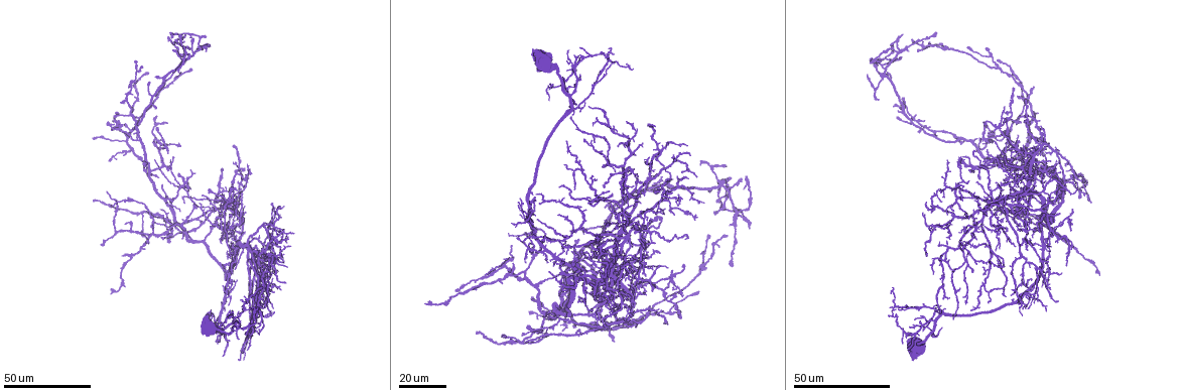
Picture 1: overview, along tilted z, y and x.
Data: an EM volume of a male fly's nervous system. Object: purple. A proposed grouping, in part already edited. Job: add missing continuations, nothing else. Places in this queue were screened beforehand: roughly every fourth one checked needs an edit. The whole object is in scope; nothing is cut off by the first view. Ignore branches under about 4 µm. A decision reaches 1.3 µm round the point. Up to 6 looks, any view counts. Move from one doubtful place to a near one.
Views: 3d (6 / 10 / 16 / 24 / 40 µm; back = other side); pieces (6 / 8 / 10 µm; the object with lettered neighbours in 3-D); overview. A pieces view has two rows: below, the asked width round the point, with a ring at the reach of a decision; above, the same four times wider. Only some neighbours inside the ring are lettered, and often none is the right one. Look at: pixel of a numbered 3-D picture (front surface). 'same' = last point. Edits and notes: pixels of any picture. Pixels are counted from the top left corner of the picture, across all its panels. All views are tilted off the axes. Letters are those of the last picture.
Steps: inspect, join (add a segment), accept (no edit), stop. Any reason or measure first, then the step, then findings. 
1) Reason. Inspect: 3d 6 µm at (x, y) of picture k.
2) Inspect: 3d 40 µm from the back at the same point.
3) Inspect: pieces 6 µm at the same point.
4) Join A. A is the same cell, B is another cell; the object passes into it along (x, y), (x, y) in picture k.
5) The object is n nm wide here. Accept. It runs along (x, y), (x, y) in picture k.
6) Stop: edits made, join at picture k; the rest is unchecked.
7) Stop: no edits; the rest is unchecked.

End of a long branch. Inspect: 3d 24 µm at (1017, 117) of picture 1.

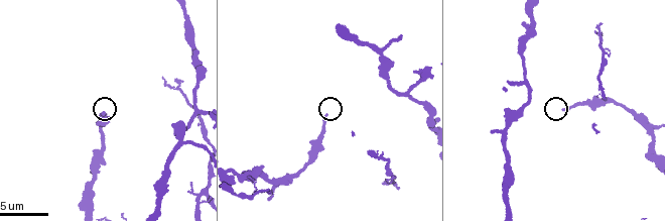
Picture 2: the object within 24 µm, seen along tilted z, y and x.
Inspect: pieces 6 µm at (104, 111) of picture 2.

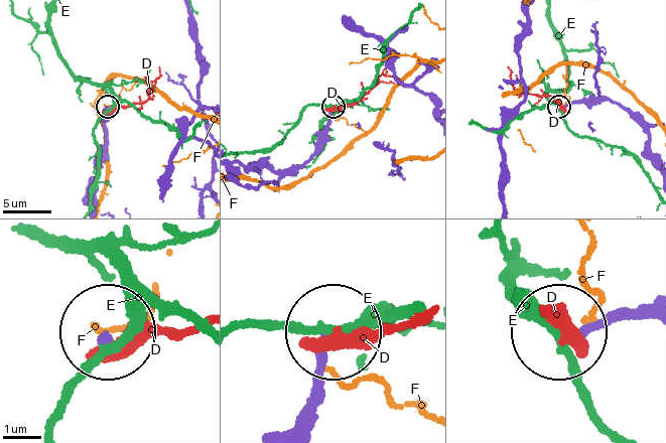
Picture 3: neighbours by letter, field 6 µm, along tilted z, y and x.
The object is 200 nm wide here. Accept. D, E and F are other cells; no lettered segment goes on from it.

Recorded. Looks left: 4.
Tapers out. Inspect: 3d 24 µm at (579, 47) of picture 1.

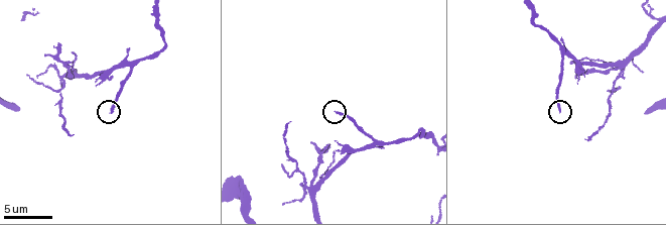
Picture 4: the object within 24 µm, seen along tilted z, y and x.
Inspect: pieces 6 µm at (110, 109) of picture 4.

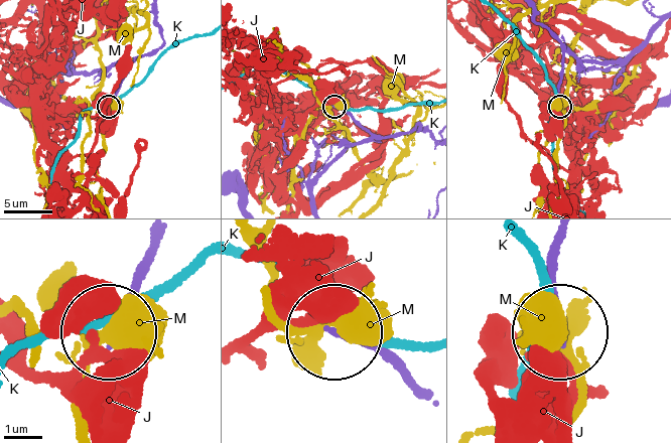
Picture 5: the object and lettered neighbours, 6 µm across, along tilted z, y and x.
The object is 180 nm wide here. Accept. J, K and M are other cells; it runs along (154, 253), (111, 332) in picture 5; none of them fits.

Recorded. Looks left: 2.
Inspect: 3d 40 µm at (157, 176) of picture 1.

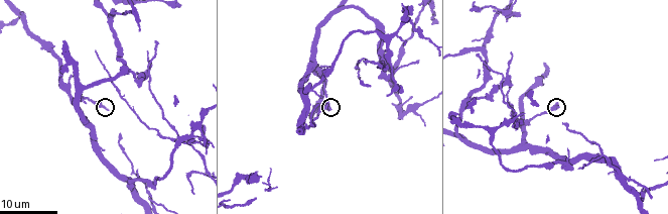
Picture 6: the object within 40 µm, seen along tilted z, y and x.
What lies round it. Inspect: pieces 8 µm at (332, 110) of picture 6.

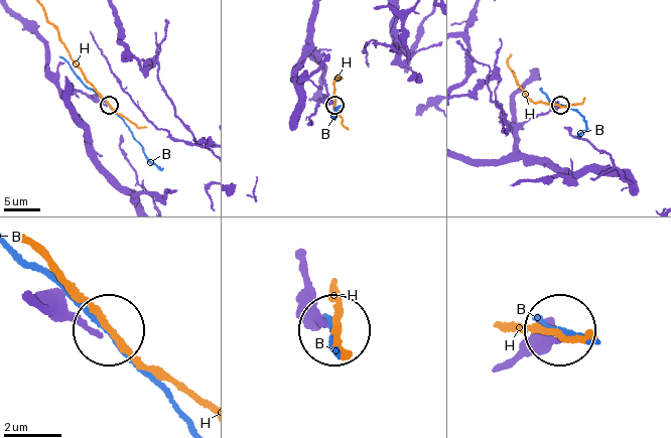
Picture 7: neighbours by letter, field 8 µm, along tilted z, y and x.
The object is 180 nm wide here. Accept. B and H are other cells; none of them fits.

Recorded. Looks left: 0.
Stop: no edits; the rest is unchecked.

